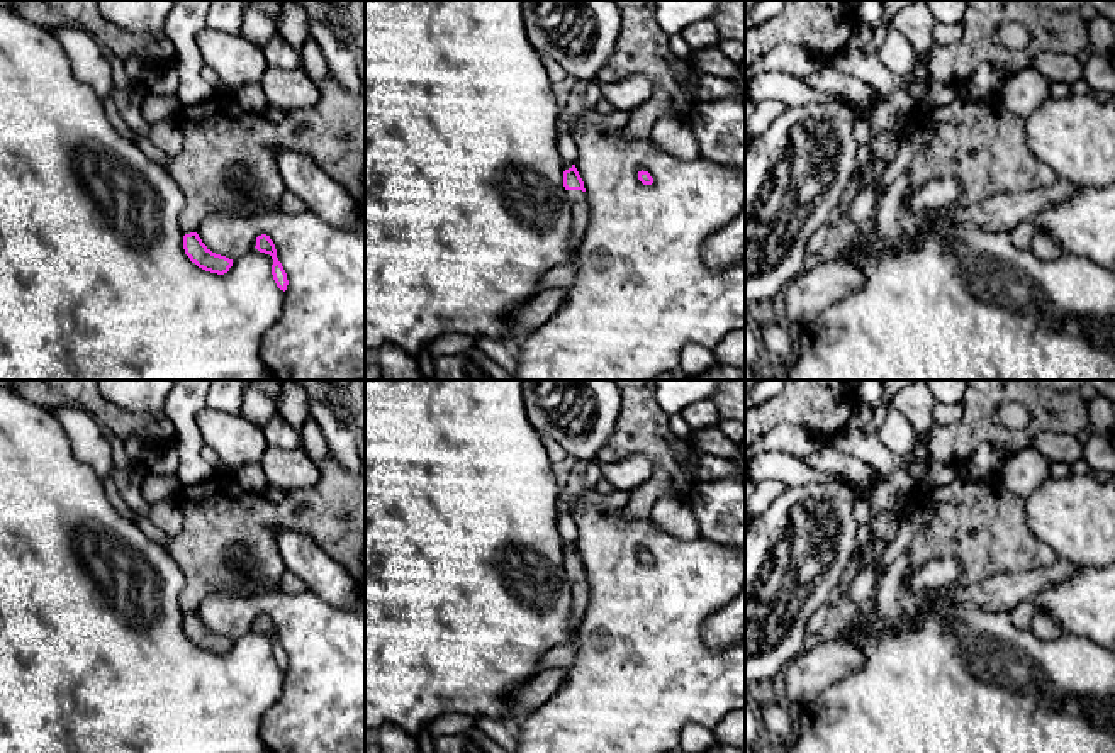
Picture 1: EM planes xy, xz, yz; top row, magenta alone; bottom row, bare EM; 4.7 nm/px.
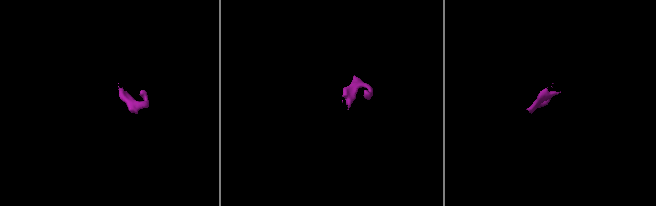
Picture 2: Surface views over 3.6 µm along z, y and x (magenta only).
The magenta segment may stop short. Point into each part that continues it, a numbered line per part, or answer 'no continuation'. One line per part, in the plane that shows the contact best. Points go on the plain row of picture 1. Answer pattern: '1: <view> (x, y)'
1: xz (577, 580)

